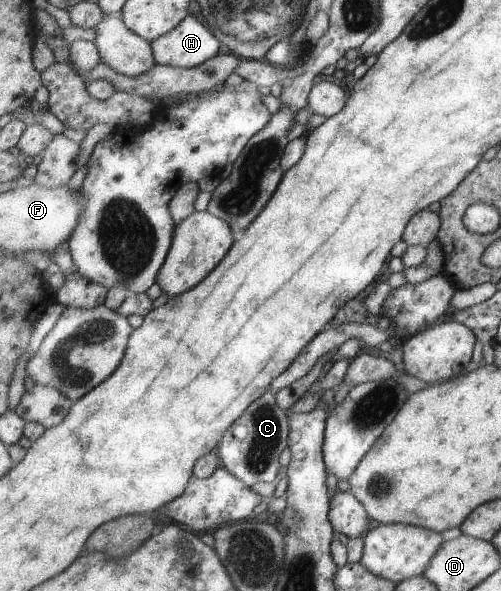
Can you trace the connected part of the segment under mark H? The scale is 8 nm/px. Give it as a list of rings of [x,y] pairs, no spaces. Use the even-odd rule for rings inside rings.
[[[189,16],[175,29],[151,42],[156,64],[193,68],[221,51],[221,40],[199,16]]]

